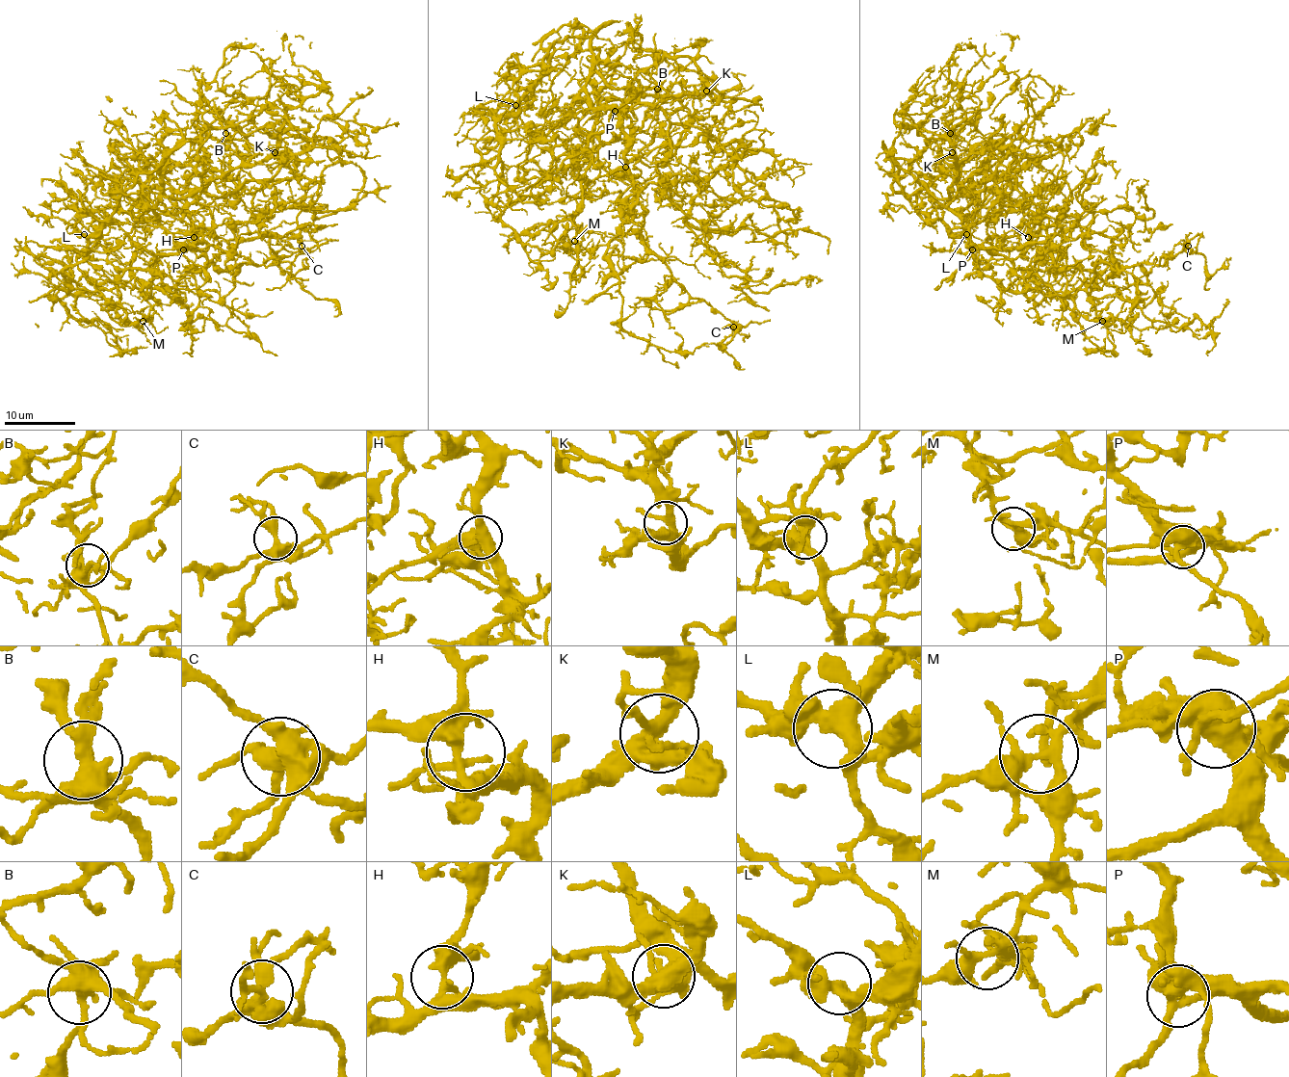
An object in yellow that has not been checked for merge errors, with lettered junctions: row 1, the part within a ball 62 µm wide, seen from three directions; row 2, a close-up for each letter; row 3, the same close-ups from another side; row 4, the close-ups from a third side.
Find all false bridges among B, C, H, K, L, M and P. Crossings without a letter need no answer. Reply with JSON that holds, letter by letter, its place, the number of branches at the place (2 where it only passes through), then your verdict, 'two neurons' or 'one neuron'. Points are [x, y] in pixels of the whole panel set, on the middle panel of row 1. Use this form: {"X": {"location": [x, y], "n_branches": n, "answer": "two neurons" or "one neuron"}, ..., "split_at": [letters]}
{"B": {"location": [657, 89], "n_branches": 8, "answer": "one neuron"}, "C": {"location": [733, 327], "n_branches": 4, "answer": "one neuron"}, "H": {"location": [625, 167], "n_branches": 6, "answer": "one neuron"}, "K": {"location": [706, 91], "n_branches": 5, "answer": "one neuron"}, "L": {"location": [515, 105], "n_branches": 4, "answer": "one neuron"}, "M": {"location": [574, 241], "n_branches": 5, "answer": "one neuron"}, "P": {"location": [615, 111], "n_branches": 4, "answer": "one neuron"}, "split_at": []}

